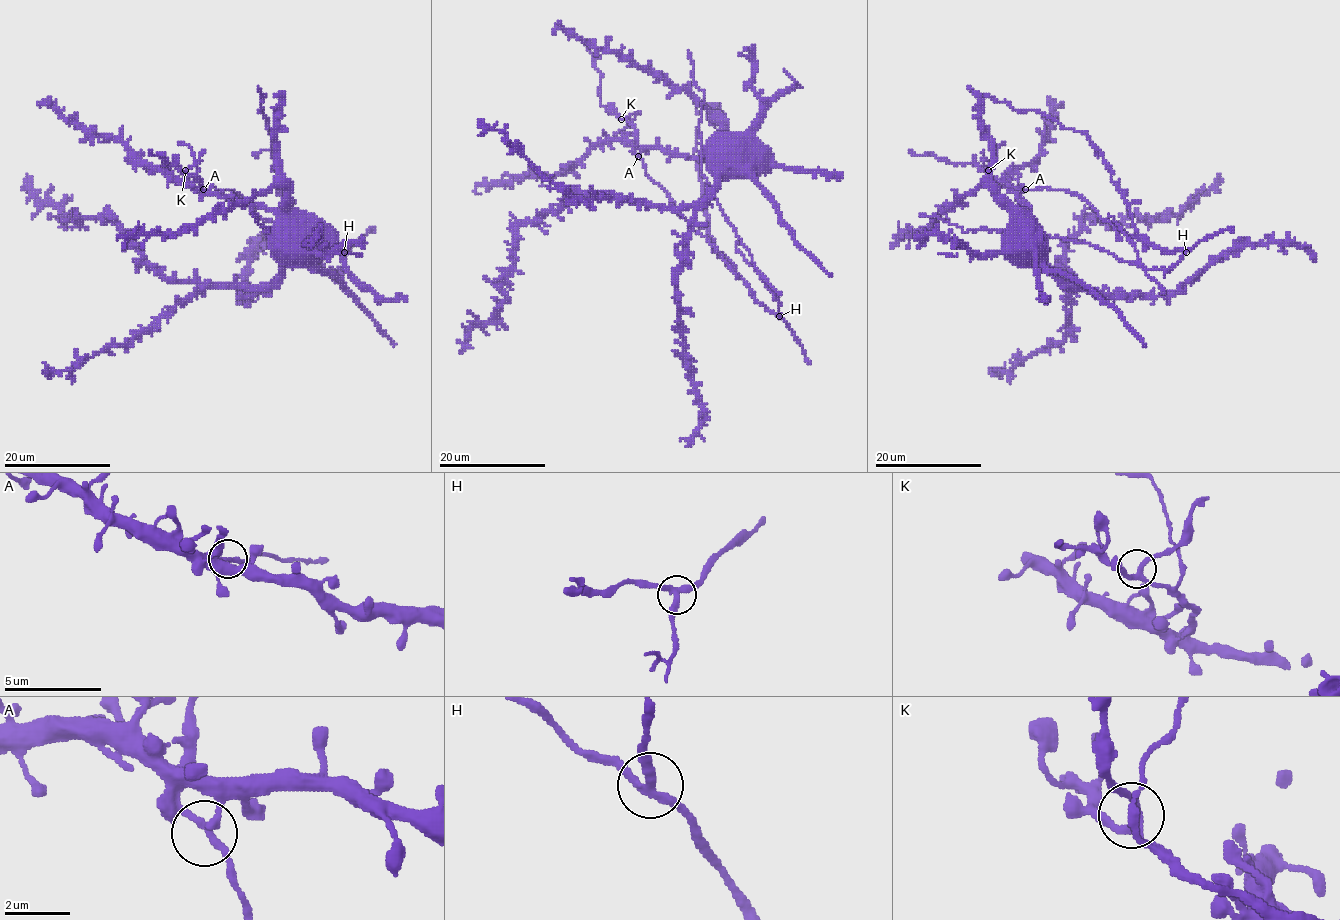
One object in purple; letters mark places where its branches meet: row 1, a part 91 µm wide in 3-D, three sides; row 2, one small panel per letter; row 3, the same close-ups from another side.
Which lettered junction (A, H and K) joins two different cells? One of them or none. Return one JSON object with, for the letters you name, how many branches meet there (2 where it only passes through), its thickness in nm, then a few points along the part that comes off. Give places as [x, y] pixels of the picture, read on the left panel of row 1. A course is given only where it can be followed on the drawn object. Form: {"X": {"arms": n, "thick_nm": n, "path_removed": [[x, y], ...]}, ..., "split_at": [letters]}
{"H": {"arms": 3, "thick_nm": 260, "path_removed": [[344, 253], [341, 270], [326, 269], [290, 242], [266, 235], [266, 228], [269, 232], [252, 214]]}, "split_at": ["H"]}

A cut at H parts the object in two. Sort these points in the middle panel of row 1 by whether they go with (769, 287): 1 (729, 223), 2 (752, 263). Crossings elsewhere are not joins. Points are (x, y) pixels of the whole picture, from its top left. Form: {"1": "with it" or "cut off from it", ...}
{"1": "with it", "2": "with it"}

